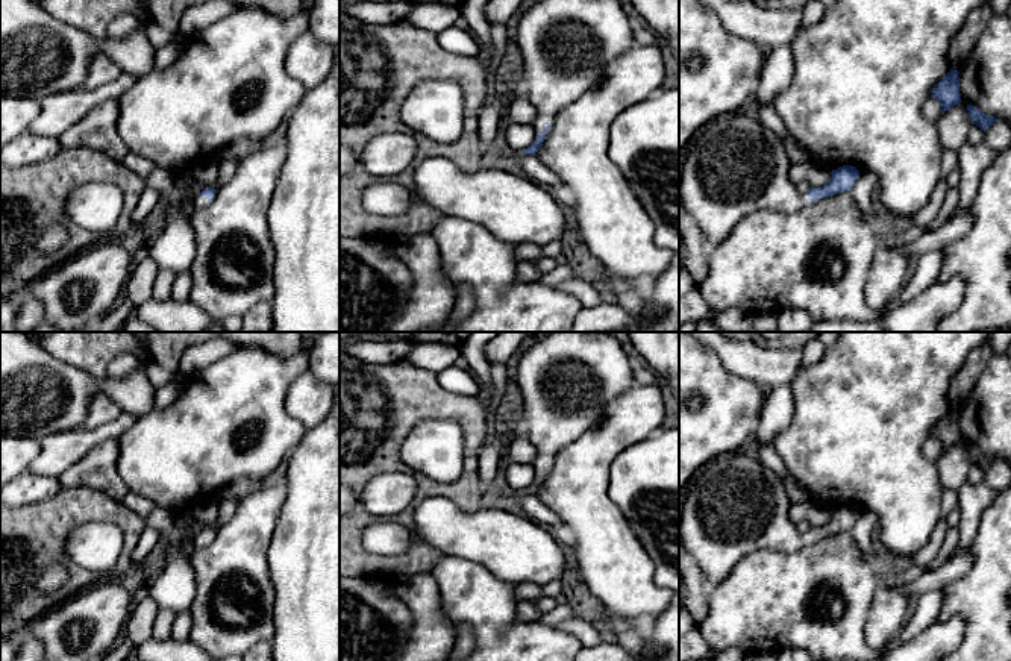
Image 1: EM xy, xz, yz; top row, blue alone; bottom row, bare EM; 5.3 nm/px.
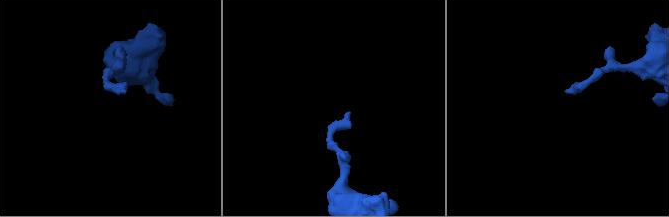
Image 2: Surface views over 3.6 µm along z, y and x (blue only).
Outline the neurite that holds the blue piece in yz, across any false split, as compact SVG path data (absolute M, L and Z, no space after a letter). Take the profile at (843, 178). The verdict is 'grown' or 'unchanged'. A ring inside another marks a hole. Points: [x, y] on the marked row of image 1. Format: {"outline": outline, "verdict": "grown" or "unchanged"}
{"outline": "M746 109L721 115L702 126L685 147L679 170L681 214L691 217L703 237L706 252L718 247L734 226L759 209L791 214L829 196L850 191L859 171L852 165L832 170L831 180L802 194L790 180L790 159L784 143Z", "verdict": "grown"}

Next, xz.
{"outline": "M540 0L526 11L514 35L523 55L521 86L537 109L538 135L524 155L537 156L553 117L599 85L605 65L635 45L634 29L618 0Z", "verdict": "grown"}

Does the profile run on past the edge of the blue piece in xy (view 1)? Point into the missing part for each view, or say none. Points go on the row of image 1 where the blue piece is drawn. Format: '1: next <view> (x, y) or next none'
1: next xy (199, 202)

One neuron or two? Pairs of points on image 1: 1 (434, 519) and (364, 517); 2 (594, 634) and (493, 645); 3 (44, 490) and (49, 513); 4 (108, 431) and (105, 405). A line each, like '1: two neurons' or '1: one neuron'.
1: two neurons
2: two neurons
3: two neurons
4: two neurons

